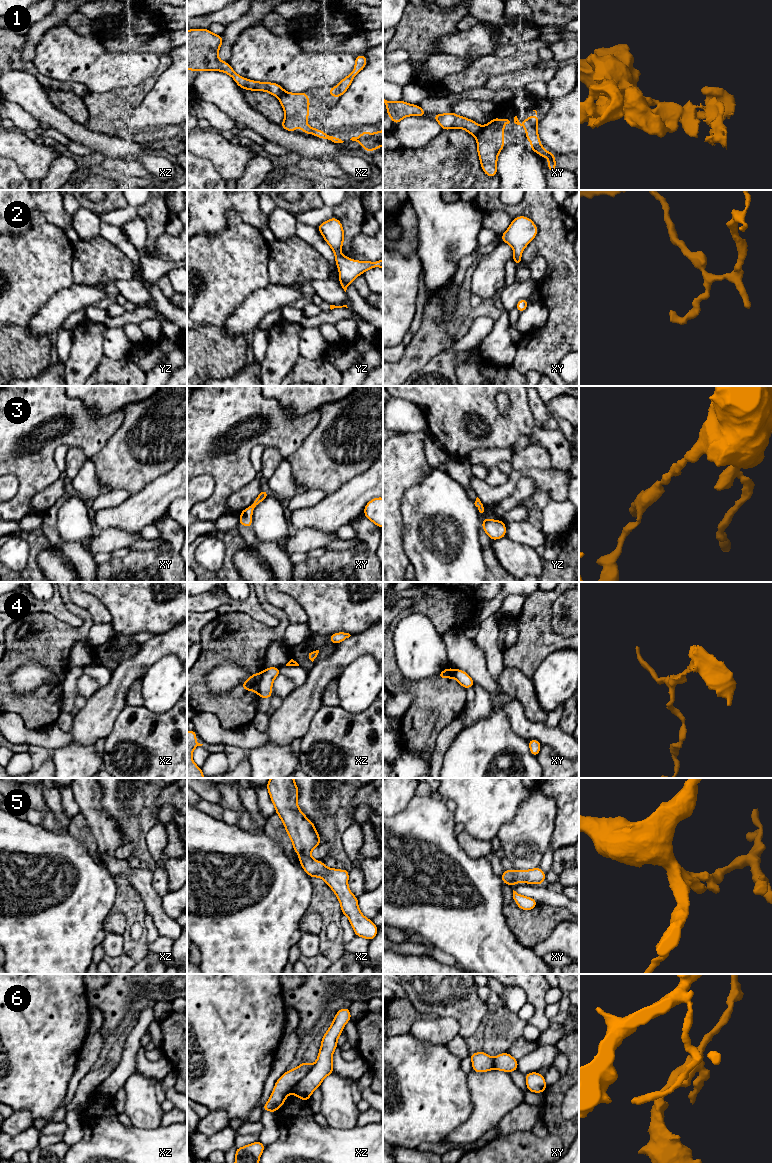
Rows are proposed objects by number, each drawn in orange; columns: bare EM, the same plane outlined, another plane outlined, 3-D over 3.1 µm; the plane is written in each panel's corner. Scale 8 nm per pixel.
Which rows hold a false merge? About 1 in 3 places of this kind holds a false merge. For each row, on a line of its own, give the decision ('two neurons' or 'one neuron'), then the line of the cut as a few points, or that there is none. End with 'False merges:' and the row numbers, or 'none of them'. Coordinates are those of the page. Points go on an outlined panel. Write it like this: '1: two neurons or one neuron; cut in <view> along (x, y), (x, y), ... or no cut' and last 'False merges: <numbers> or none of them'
1: two neurons; cut in xy along (481, 126), (481, 129), (475, 136)
2: one neuron; no cut
3: one neuron; no cut
4: two neurons; cut in xz along (263, 672), (259, 682), (258, 694)
5: one neuron; no cut
6: two neurons; cut in xz along (312, 1065), (292, 1091)
False merges: 1, 4, 6

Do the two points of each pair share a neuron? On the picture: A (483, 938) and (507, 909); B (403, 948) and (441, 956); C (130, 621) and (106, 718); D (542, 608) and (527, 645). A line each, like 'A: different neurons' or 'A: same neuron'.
A: different neurons
B: same neuron
C: different neurons
D: same neuron

